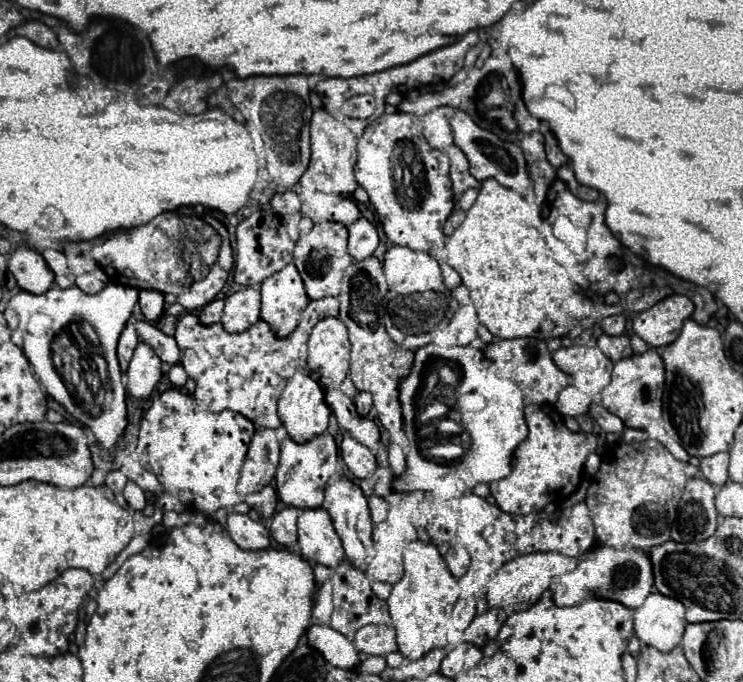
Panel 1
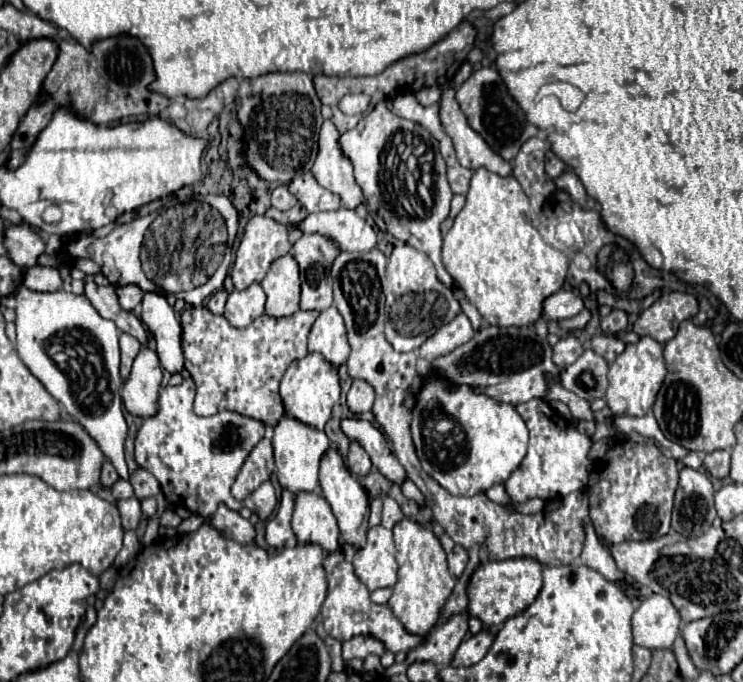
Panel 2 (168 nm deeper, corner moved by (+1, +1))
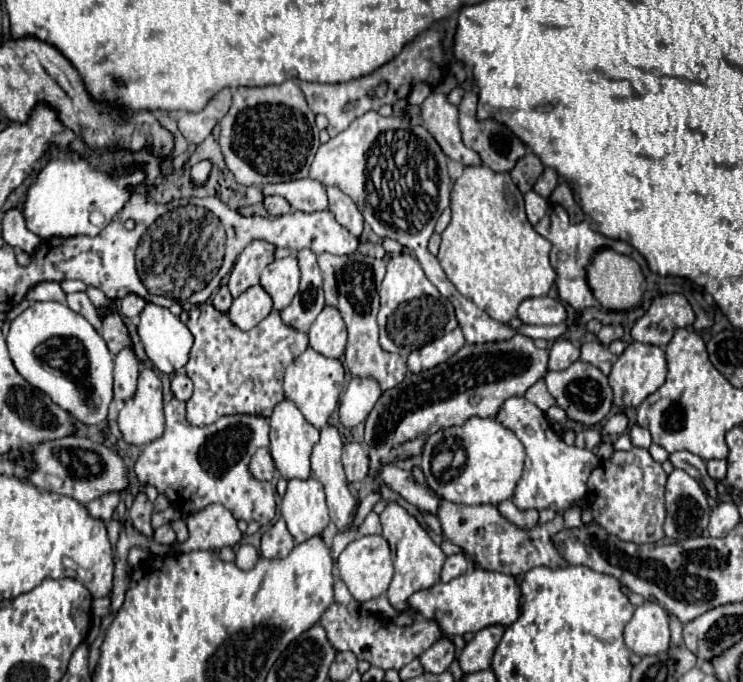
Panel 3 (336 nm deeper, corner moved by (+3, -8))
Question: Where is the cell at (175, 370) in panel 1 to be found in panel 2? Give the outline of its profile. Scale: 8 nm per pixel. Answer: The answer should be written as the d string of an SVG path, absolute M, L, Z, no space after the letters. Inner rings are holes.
M146 293L142 299L142 323L150 329L156 341L156 353L162 367L174 375L184 369L180 347L180 321L162 293Z

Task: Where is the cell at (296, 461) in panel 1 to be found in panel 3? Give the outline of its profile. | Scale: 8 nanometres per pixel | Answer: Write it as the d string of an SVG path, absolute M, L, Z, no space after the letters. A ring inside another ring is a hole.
M282 400L280 404L276 404L276 408L272 410L270 416L270 454L274 458L276 468L280 470L280 474L290 480L290 478L308 478L310 476L310 454L312 454L312 446L318 442L320 432L316 428L312 428L312 424L308 424L308 420L304 420L304 414L296 408L296 404L292 404L292 400Z

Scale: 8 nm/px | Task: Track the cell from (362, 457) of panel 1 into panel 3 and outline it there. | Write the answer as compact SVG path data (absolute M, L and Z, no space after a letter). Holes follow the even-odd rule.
M348 442L342 448L342 464L348 482L360 482L368 474L368 454L358 442Z

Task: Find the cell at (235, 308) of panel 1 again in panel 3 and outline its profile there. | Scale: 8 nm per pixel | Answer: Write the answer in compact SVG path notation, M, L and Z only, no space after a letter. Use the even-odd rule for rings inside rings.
M256 284L256 286L248 288L246 292L242 292L232 302L228 316L238 328L250 330L270 312L272 312L272 298L268 296L268 292L264 292L264 288L260 284Z

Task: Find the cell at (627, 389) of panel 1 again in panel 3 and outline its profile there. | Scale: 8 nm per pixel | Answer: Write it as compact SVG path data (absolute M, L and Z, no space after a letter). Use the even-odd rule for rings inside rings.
M630 342L630 346L620 354L616 364L612 366L612 372L608 376L610 386L614 390L614 404L622 410L636 408L642 404L642 400L656 392L664 380L666 380L666 356L660 346L642 344L642 342Z

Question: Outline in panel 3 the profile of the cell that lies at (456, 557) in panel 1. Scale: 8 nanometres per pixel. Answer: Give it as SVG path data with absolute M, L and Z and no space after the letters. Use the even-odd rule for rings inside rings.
M454 554L454 556L446 558L444 568L442 568L442 574L440 574L440 580L442 580L442 582L450 582L452 578L464 574L466 570L468 570L466 556L464 556L464 554Z

